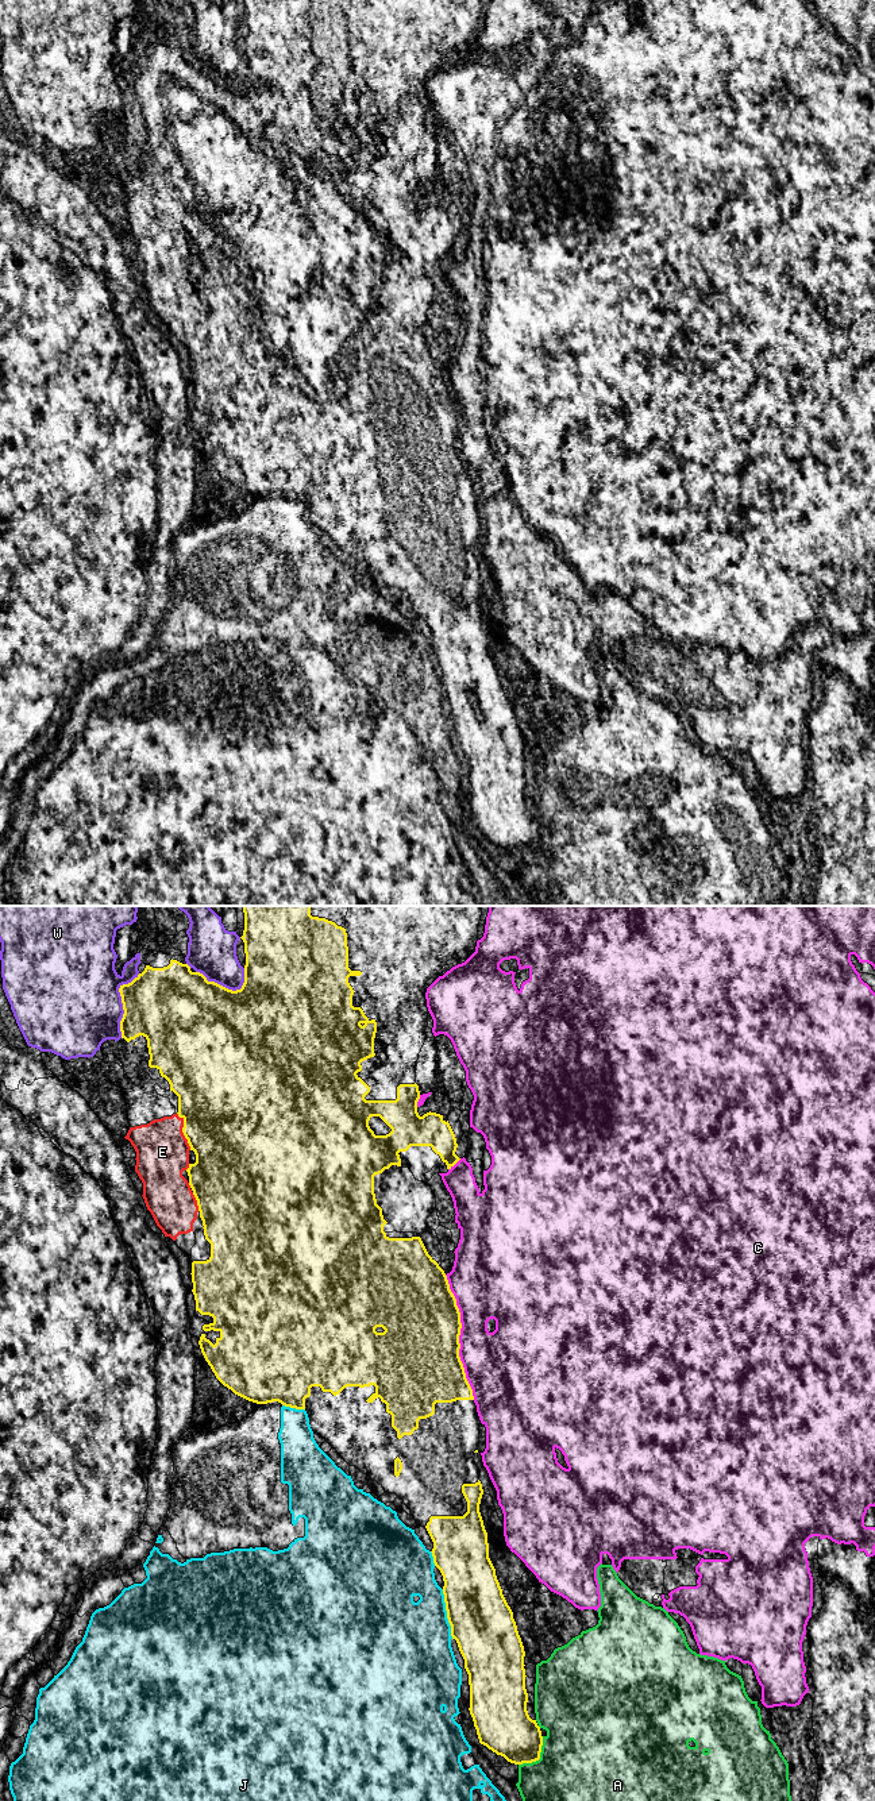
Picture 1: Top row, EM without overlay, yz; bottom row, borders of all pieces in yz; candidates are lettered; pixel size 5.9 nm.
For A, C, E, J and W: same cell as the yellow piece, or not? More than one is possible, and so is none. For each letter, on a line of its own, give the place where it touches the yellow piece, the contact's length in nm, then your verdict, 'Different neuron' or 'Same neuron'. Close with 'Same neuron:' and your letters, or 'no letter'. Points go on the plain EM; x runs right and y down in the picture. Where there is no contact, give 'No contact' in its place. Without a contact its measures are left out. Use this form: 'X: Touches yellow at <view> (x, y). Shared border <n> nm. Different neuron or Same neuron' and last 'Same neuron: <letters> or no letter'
A: Touches yellow at yz (539, 851). Shared border 220 nm. Different neuron
C: Touches yellow at yz (458, 429). Shared border 750 nm. Different neuron
E: Touches yellow at yz (182, 224). Shared border 240 nm. Same neuron
J: Touches yellow at yz (447, 706). Shared border 300 nm. Different neuron
W: Touches yellow at yz (122, 95). Shared border 400 nm. Different neuron
Same neuron: E

